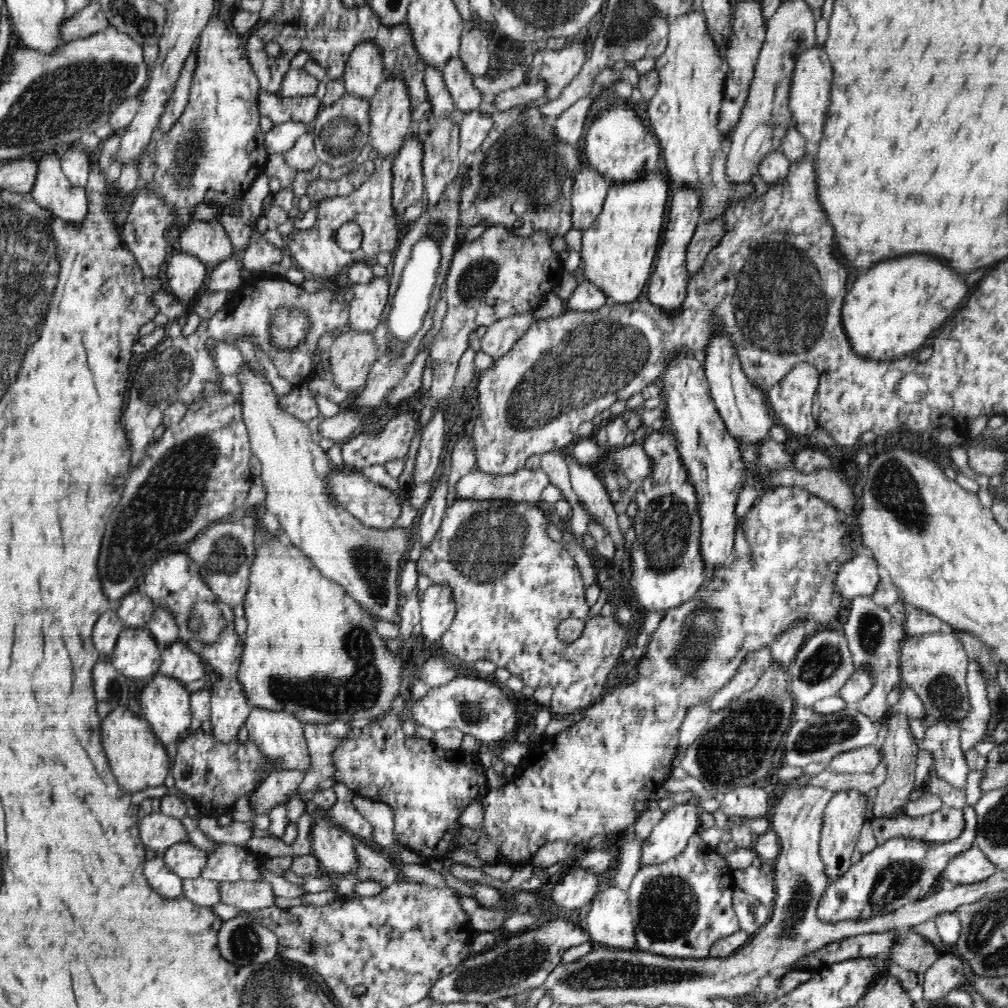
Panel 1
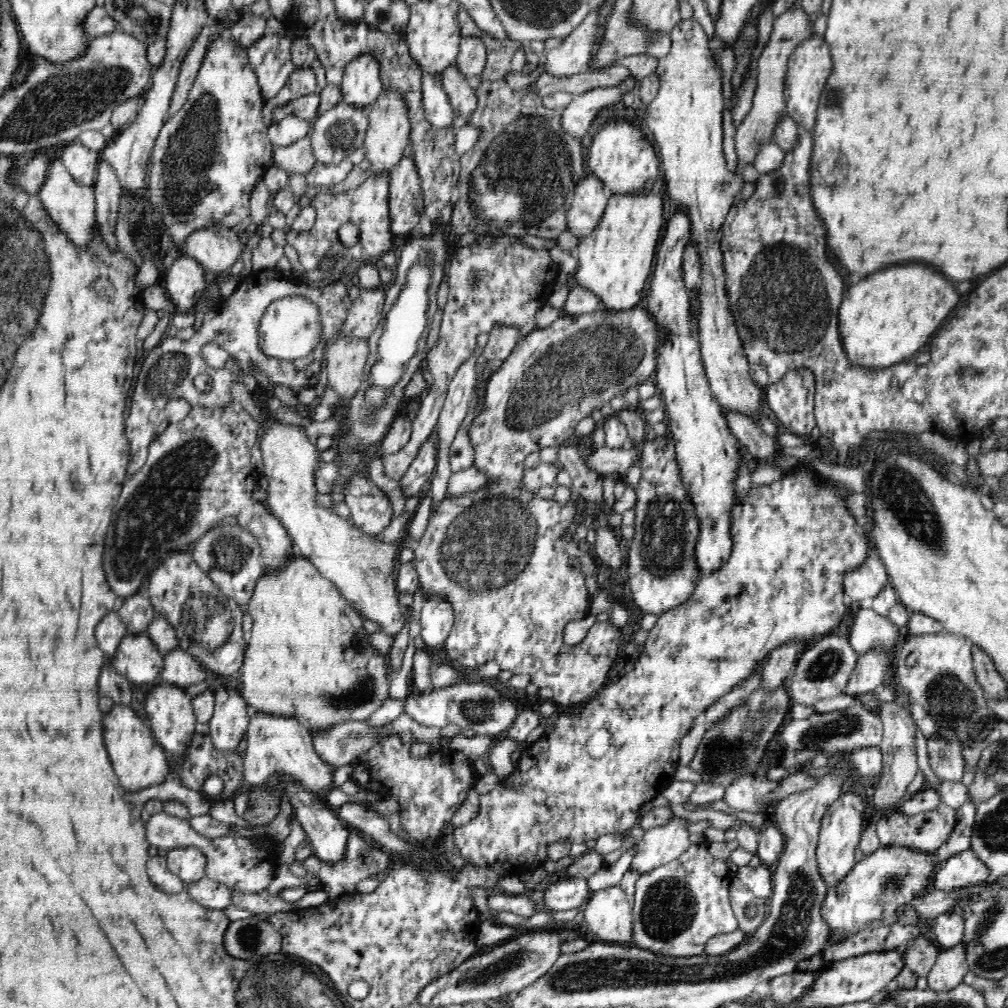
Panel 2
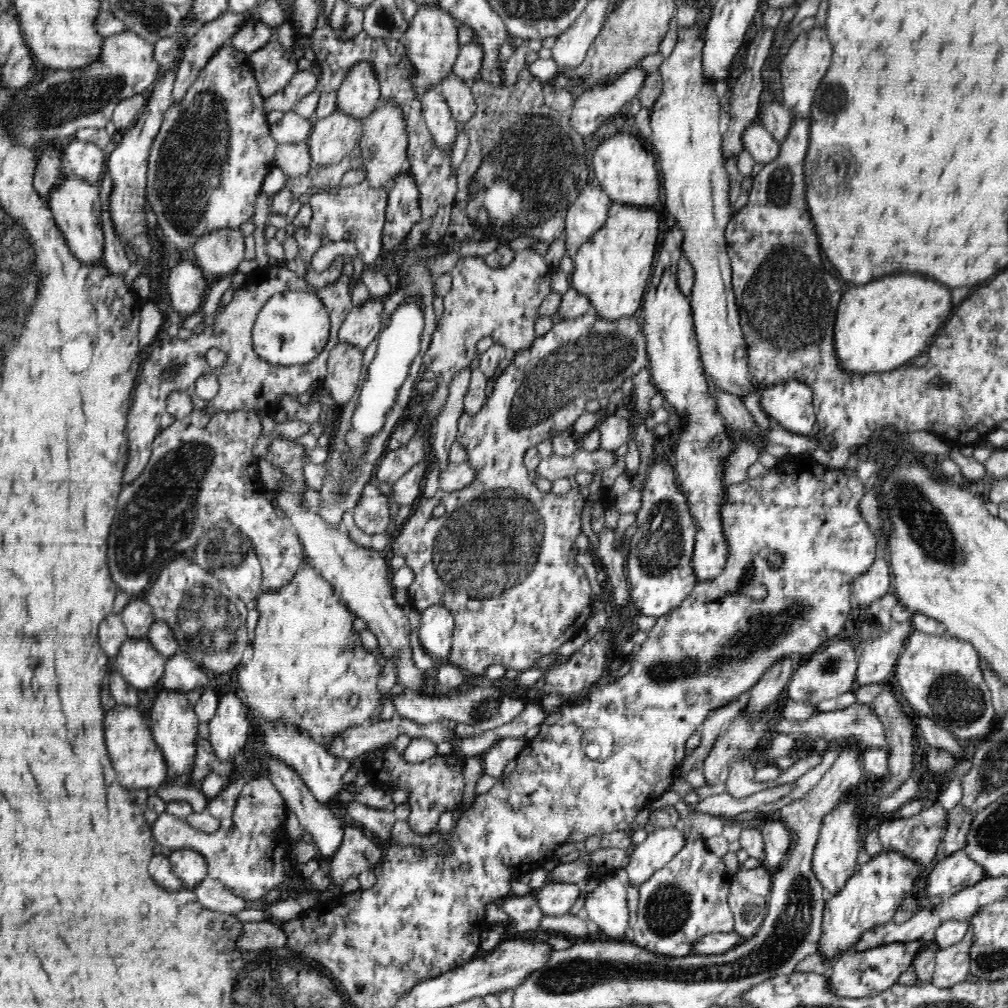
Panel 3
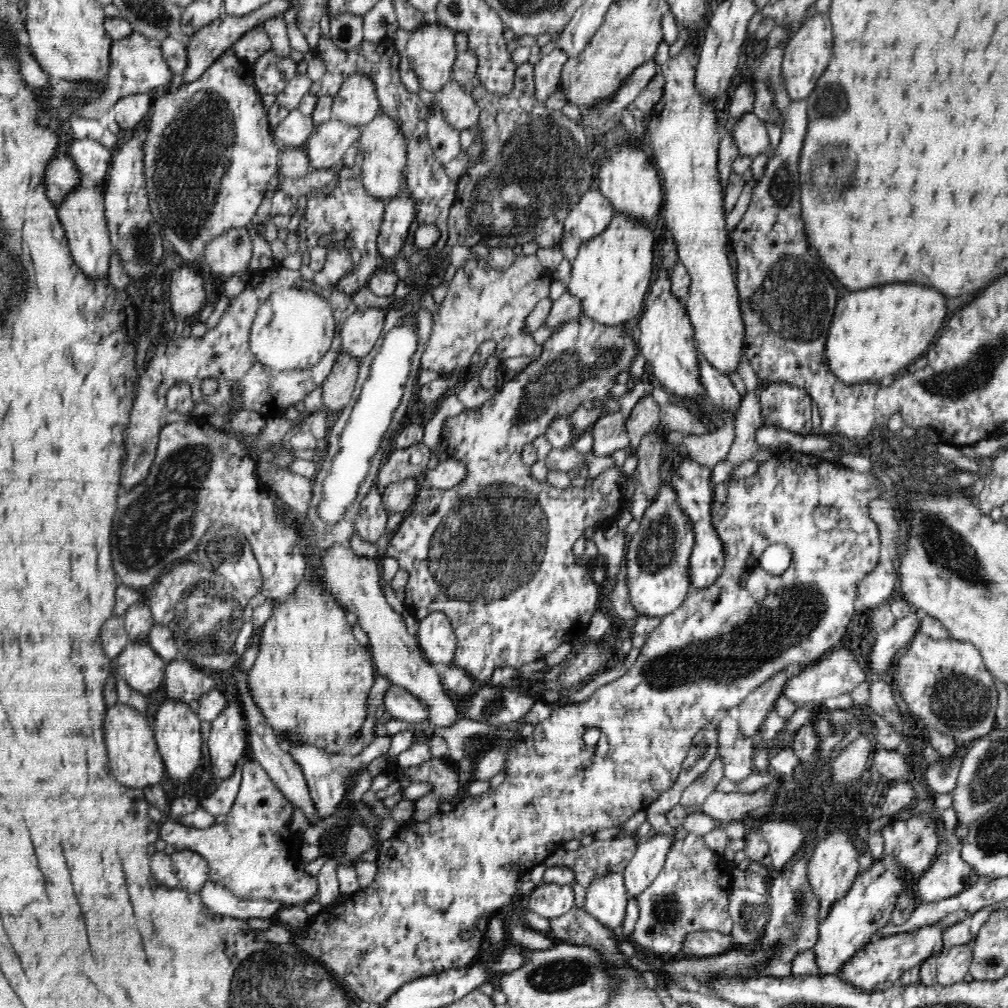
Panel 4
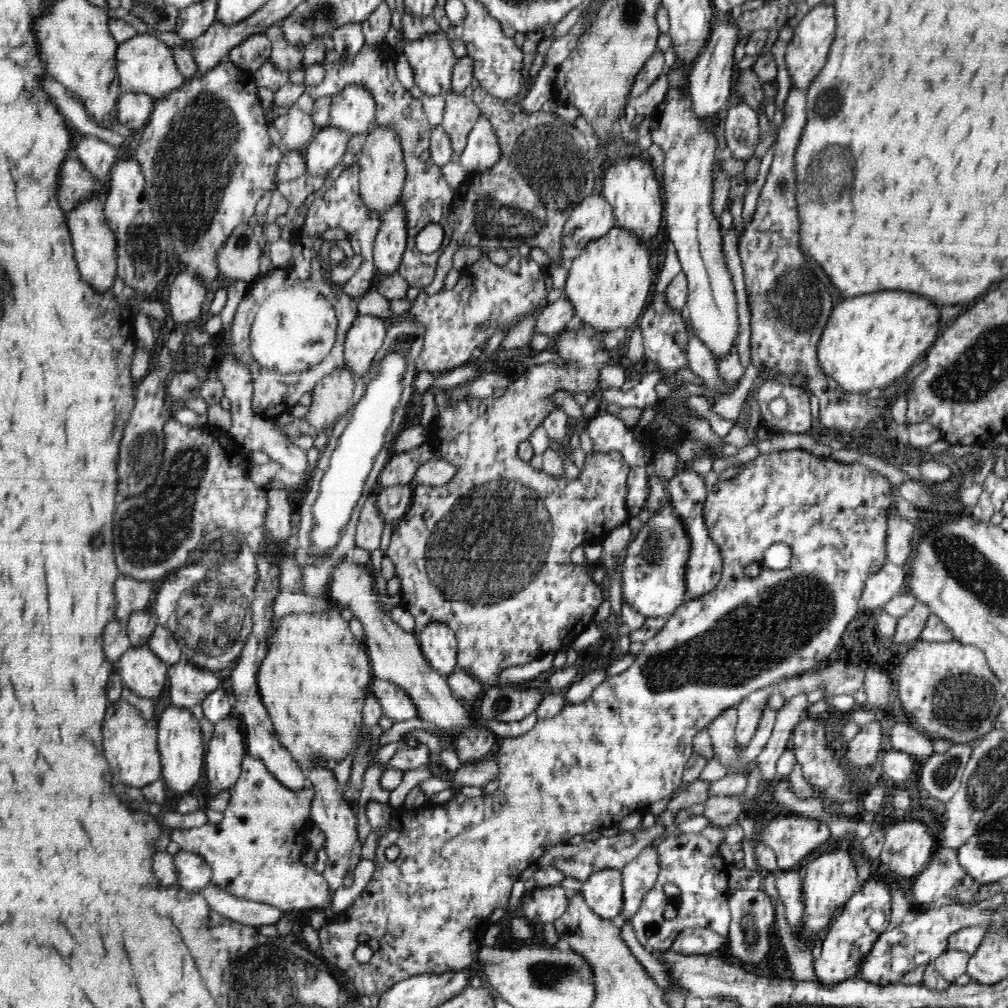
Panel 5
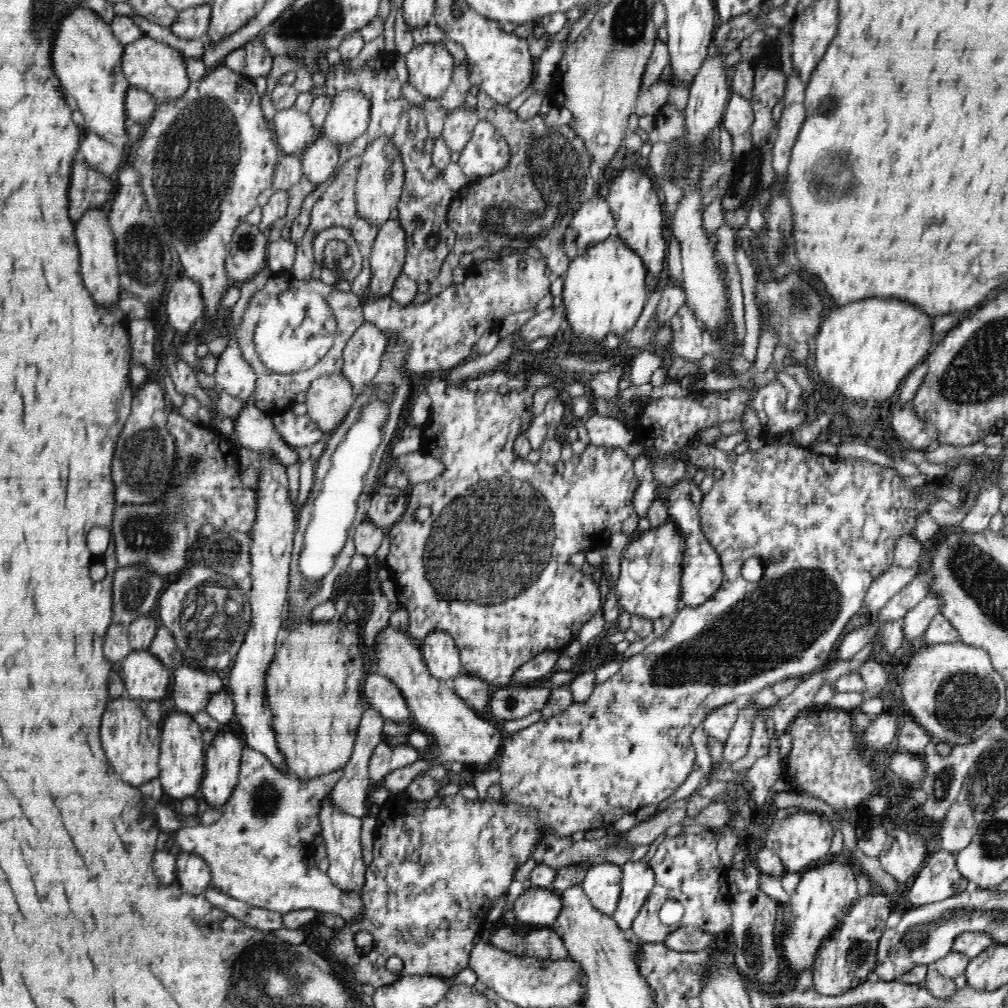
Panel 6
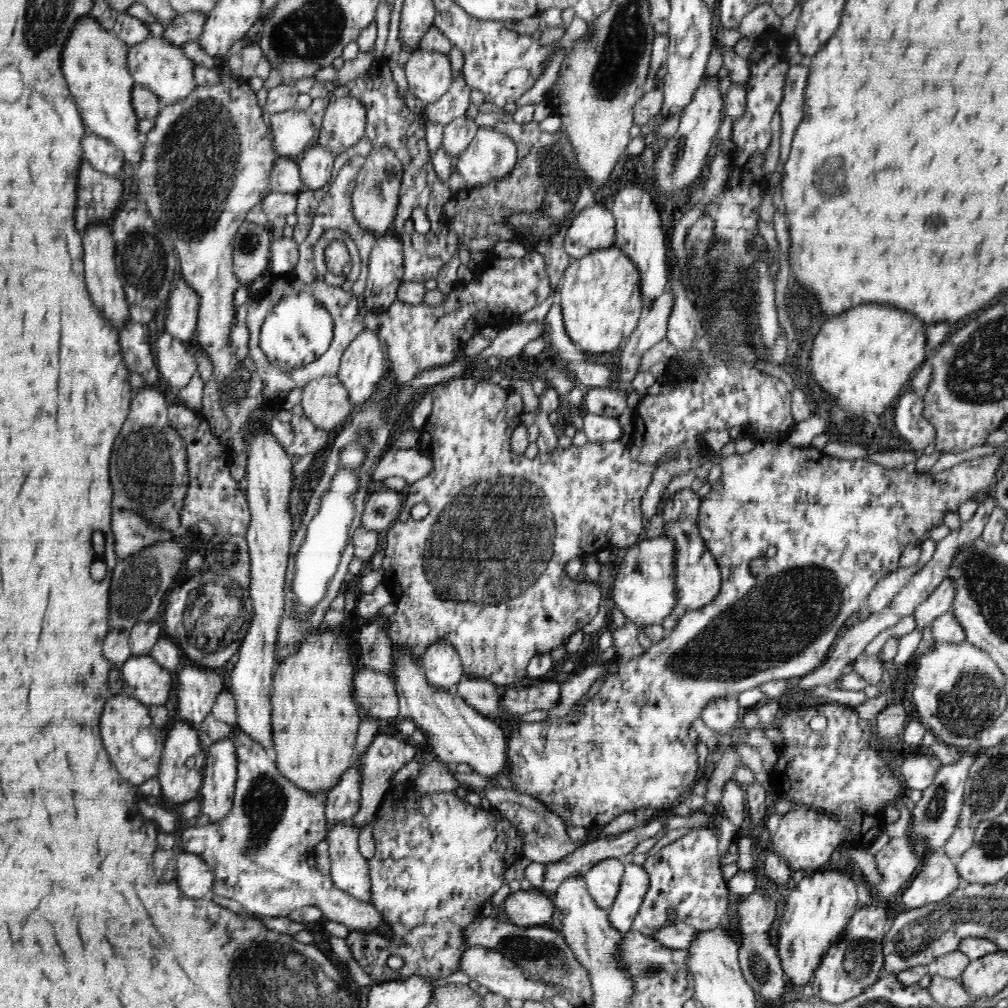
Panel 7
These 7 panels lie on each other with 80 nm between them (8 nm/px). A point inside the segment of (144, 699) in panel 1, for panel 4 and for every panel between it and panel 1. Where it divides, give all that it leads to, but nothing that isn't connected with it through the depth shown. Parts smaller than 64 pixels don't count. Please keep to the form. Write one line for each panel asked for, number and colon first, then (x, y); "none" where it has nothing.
2: (171, 717)
3: (173, 721)
4: (177, 729)

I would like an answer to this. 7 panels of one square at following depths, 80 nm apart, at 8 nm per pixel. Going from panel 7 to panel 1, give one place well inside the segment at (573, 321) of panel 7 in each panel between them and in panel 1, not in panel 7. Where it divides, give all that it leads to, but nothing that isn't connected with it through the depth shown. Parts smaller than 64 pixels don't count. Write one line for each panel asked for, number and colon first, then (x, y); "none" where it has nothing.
1: (618, 250)
2: (615, 260)
3: (613, 268)
4: (611, 274)
5: (609, 285)
6: (604, 291)

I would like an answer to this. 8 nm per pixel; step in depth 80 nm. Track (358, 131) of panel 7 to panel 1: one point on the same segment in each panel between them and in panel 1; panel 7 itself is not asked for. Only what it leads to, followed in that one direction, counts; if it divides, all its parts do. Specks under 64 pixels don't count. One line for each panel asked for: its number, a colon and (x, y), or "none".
1: (364, 71)
2: (361, 84)
3: (359, 93)
4: (356, 103)
5: (353, 109)
6: (348, 116)

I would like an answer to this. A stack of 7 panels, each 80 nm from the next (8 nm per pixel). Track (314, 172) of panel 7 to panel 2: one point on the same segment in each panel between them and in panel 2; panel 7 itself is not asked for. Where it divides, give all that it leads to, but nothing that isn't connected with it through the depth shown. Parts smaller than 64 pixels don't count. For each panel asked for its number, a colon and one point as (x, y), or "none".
2: (335, 134)
3: (332, 138)
4: (327, 144)
5: (324, 152)
6: (320, 158)

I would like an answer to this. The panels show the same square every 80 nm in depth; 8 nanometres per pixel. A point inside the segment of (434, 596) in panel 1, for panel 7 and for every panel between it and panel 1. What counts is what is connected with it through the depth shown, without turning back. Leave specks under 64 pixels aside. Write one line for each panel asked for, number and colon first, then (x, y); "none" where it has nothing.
2: (437, 617)
3: (436, 627)
4: (436, 637)
5: (437, 641)
6: (439, 651)
7: (442, 664)

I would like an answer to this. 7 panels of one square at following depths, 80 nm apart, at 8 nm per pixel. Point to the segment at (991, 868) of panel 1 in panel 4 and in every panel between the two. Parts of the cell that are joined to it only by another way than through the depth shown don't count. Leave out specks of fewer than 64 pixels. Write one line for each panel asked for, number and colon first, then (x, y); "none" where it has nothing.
2: (965, 870)
3: (957, 872)
4: (949, 874)

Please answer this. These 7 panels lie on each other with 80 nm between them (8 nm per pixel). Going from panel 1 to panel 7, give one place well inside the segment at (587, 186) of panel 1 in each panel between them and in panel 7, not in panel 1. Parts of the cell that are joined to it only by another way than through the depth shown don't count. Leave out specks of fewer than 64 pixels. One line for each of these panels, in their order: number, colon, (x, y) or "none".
2: (590, 198)
3: (588, 211)
4: (593, 212)
5: (591, 219)
6: (593, 222)
7: (593, 228)

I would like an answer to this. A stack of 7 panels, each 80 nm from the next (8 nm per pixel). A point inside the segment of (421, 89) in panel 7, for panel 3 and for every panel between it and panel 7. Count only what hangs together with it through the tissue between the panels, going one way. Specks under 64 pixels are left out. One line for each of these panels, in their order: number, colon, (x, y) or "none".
3: (431, 42)
4: (430, 49)
5: (431, 58)
6: (430, 66)

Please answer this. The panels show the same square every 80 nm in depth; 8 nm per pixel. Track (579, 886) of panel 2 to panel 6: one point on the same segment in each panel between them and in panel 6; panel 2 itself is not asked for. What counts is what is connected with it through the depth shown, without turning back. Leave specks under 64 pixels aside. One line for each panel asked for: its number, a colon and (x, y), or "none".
3: (555, 899)
4: (550, 901)
5: (544, 905)
6: (540, 907)

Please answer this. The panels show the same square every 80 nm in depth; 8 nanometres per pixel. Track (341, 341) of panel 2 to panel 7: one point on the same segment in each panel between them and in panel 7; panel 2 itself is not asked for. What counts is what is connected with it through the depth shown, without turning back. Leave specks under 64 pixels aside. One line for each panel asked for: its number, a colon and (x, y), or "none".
3: (345, 362)
4: (338, 387)
5: (331, 397)
6: (328, 399)
7: (325, 402)

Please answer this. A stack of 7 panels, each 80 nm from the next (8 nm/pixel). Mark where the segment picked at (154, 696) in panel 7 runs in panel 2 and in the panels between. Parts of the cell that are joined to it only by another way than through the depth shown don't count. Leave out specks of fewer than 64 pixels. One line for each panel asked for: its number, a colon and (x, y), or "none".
2: (136, 658)
3: (138, 661)
4: (138, 664)
5: (141, 671)
6: (145, 678)

